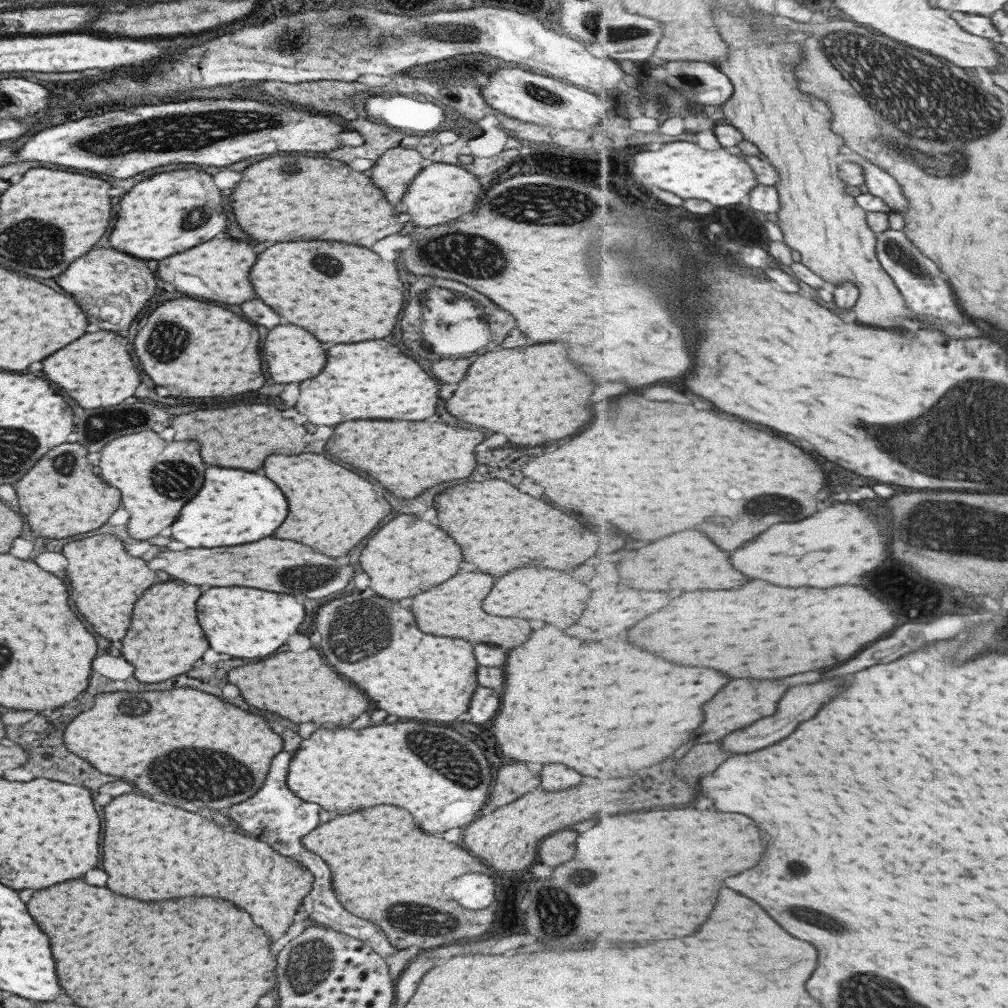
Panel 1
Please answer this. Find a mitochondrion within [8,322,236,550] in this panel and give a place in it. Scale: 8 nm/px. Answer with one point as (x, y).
(172, 479)

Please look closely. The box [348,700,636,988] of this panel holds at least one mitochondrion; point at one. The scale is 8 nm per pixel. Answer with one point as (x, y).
(451, 758)

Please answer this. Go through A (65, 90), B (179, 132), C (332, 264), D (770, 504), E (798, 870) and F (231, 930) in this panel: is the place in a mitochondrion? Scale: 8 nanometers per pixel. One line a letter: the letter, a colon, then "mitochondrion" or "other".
A: other
B: mitochondrion
C: mitochondrion
D: mitochondrion
E: mitochondrion
F: other

